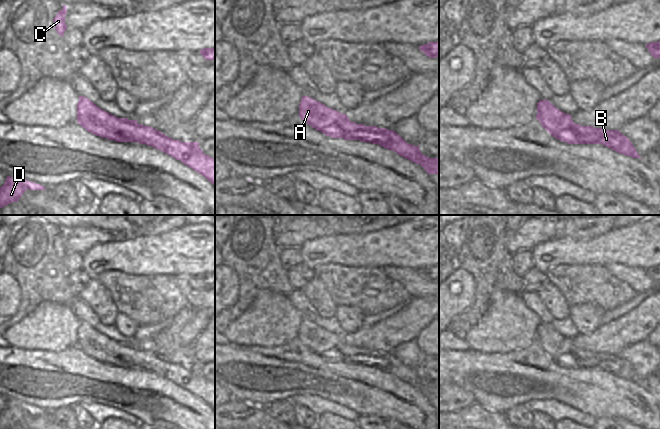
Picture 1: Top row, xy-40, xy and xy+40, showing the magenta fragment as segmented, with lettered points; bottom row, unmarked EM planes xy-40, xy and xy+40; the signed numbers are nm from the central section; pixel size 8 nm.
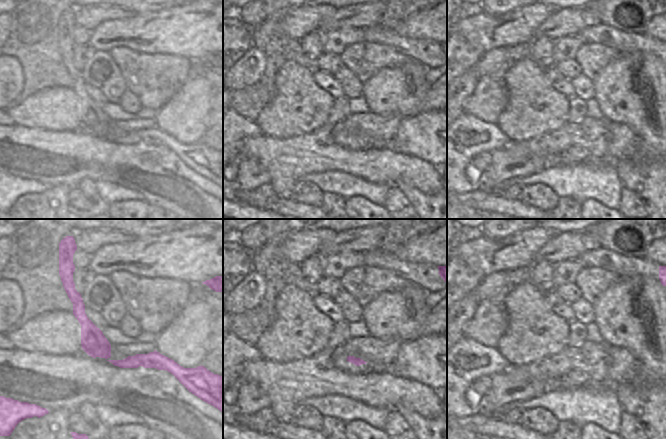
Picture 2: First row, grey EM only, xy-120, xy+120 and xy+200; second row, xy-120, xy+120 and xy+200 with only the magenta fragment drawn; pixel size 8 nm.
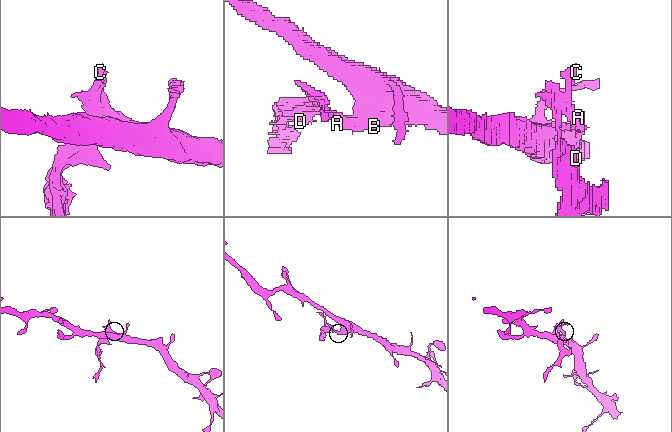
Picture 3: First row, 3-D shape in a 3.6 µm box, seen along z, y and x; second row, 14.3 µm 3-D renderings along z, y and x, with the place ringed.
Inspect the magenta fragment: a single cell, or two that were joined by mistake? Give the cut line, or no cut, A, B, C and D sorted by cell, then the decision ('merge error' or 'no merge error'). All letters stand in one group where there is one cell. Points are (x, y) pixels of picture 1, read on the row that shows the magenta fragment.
xy-40 (128, 120), (125, 125), (119, 127), (118, 131), (130, 140) | A C D / B | merge error

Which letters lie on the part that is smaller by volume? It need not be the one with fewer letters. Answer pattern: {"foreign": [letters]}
{"foreign": ["A", "C", "D"]}

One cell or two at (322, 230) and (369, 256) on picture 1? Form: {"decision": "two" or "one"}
{"decision": "two"}

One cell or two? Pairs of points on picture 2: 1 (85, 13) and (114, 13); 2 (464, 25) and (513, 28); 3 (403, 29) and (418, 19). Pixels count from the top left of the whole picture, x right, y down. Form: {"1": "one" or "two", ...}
{"1": "one", "2": "one", "3": "one"}

